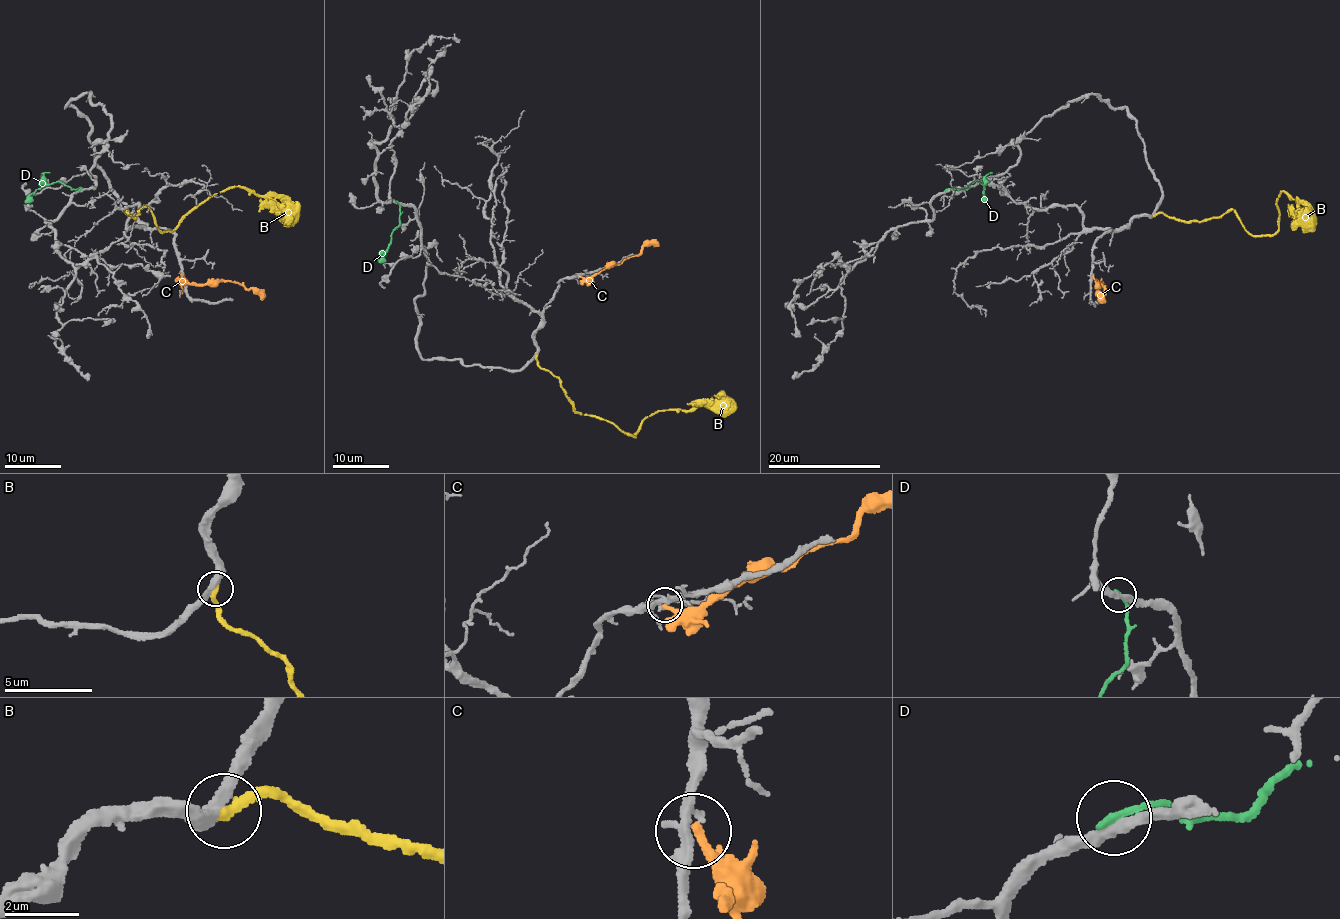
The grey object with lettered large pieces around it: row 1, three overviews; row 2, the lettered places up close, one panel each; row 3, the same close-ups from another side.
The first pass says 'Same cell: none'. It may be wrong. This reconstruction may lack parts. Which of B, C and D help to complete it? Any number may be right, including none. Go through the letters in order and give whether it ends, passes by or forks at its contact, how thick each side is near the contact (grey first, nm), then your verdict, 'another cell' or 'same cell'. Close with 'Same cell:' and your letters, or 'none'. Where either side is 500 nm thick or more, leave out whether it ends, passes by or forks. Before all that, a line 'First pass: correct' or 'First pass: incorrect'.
First pass: incorrect
B: it ends | 400/280 nm | same cell
C: it ends | 320/240 nm | another cell
D: it ends | 280/240 nm | another cell
Same cell: B

